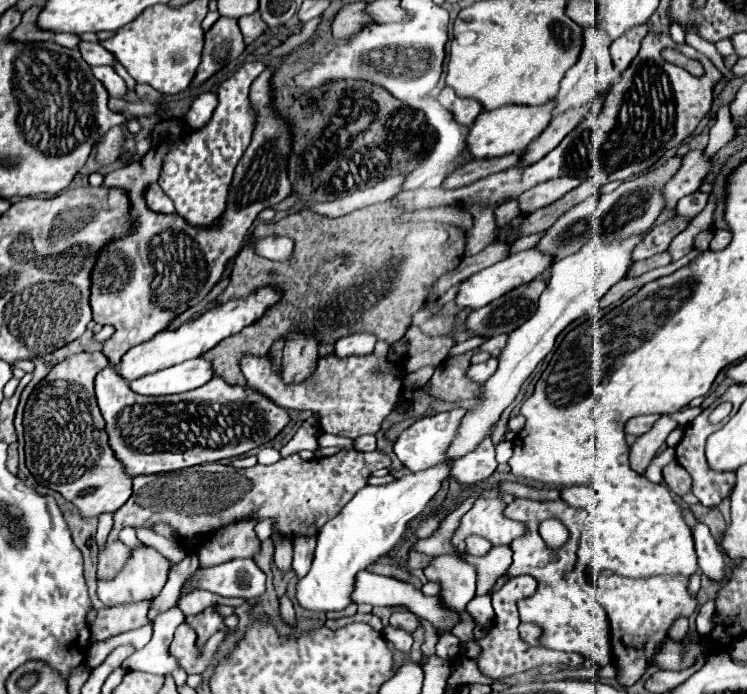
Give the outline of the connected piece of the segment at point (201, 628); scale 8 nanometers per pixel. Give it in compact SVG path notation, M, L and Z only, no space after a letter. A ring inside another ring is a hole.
M206 608L204 612L200 612L196 616L188 616L188 624L196 630L200 644L204 644L216 630L222 630L222 632L228 630L222 624L222 616L218 616L214 608Z

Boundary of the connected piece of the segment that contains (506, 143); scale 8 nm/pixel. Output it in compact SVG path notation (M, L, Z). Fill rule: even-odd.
M554 98L548 100L548 104L542 104L540 108L536 108L536 106L506 106L506 108L498 108L492 112L484 110L470 128L468 152L472 154L472 158L496 158L496 156L504 156L510 152L526 150L526 146L534 138L538 138L544 132L544 128L550 124L552 104L554 104Z

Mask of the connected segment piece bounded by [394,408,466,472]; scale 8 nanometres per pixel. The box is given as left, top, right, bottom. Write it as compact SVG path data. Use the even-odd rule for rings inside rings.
M454 408L414 422L412 428L408 428L394 444L394 454L398 460L412 472L426 470L442 462L444 450L456 436L464 410L466 408Z

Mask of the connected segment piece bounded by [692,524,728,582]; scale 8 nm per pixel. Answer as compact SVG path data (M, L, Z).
M696 524L694 530L694 542L696 542L696 556L698 556L698 566L702 574L706 574L712 582L722 582L726 576L726 560L724 554L718 548L718 542L712 538L708 526Z

